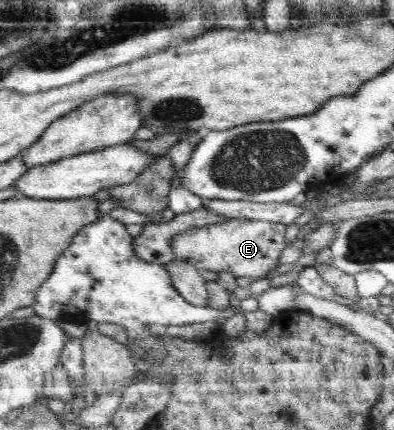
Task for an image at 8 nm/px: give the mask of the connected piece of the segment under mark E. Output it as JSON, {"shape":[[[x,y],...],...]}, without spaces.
{"shape":[[[232,218],[226,222],[209,224],[205,227],[188,229],[180,235],[173,237],[169,245],[173,249],[175,259],[192,264],[201,273],[206,271],[227,271],[234,277],[252,277],[252,279],[272,280],[272,273],[280,267],[280,255],[286,247],[286,224],[264,221],[251,221],[247,219]]]}

